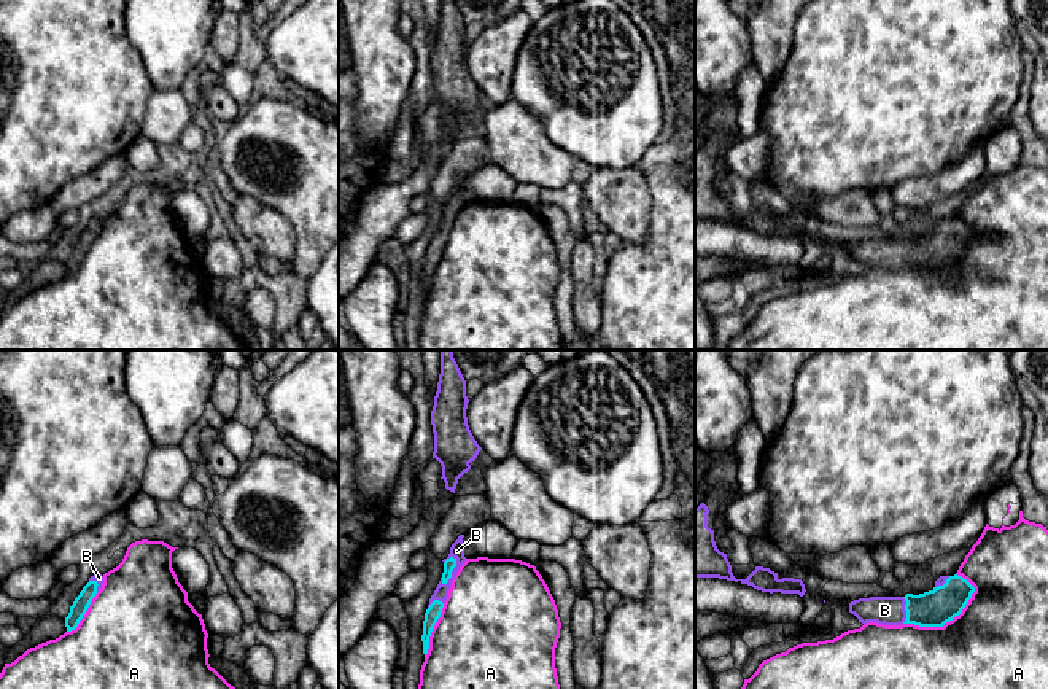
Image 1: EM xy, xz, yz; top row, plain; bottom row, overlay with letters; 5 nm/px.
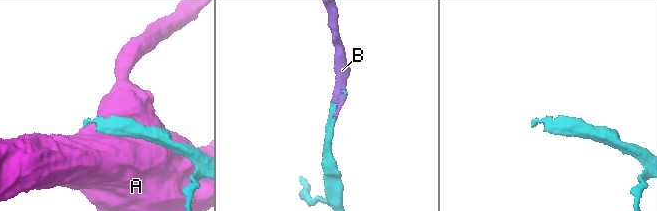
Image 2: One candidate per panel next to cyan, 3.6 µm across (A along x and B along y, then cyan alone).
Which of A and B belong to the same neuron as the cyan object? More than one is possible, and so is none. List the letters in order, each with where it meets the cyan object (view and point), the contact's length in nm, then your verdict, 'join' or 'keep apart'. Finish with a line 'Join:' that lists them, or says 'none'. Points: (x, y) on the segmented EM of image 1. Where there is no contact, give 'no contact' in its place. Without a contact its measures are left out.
A: contact yz (943, 624); length 420 nm; keep apart
B: contact xz (452, 570); length 160 nm; join
Join: B

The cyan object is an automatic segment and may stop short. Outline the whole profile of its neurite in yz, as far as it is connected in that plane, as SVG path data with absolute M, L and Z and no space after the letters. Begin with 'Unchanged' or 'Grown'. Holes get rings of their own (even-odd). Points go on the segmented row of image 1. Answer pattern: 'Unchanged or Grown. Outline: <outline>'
Grown. Outline: M940 576L929 592L859 598L849 603L849 613L862 624L943 627L962 613L973 592L975 587L962 576Z

